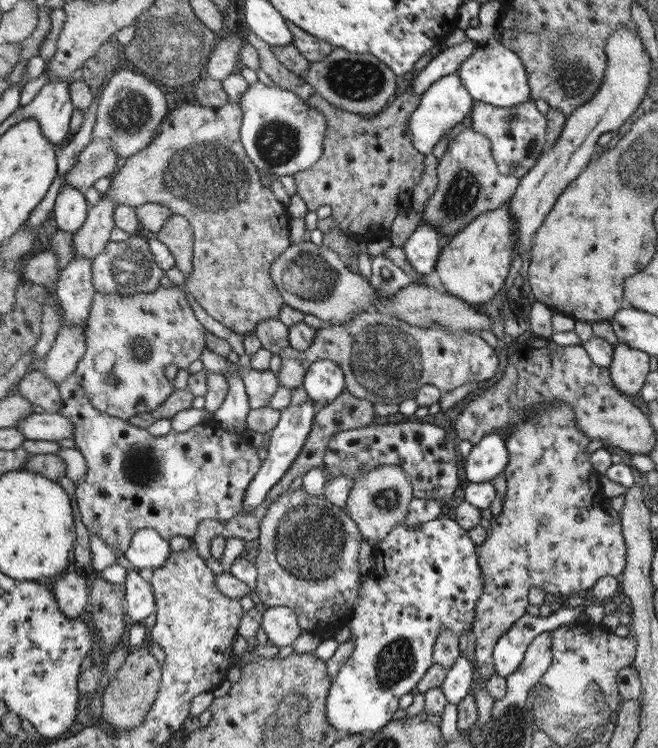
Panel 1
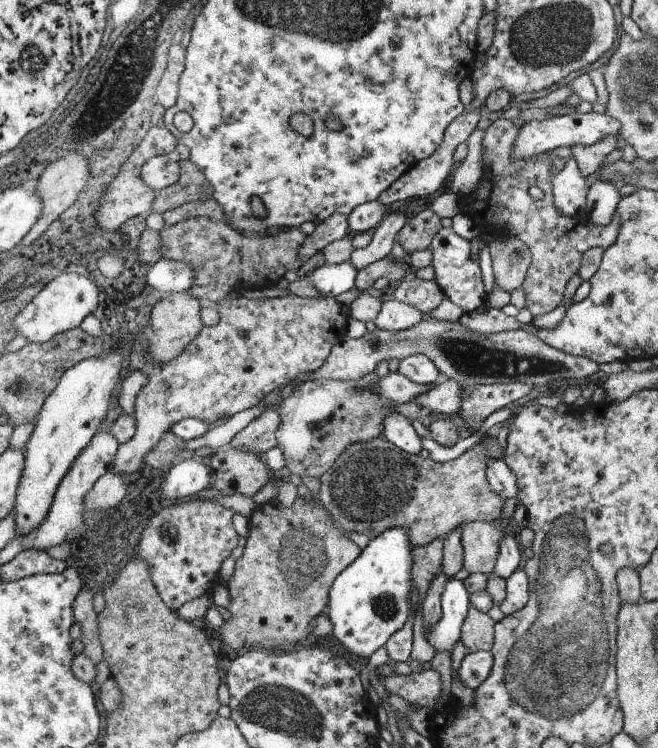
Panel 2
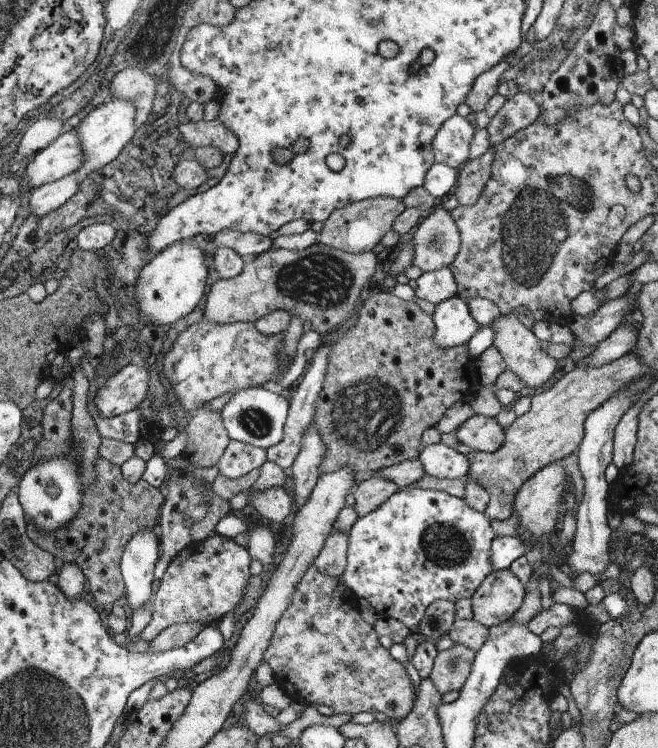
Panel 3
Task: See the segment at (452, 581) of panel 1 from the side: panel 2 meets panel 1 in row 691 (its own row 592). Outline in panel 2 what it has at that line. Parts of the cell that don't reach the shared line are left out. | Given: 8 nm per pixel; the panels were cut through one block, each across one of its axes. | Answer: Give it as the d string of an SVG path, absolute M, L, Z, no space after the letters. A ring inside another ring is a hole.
M407 528L385 530L377 538L369 538L359 558L337 576L329 590L325 618L331 620L331 636L339 648L351 652L355 658L369 658L407 624L409 614L415 610L411 580L415 566L413 548Z

